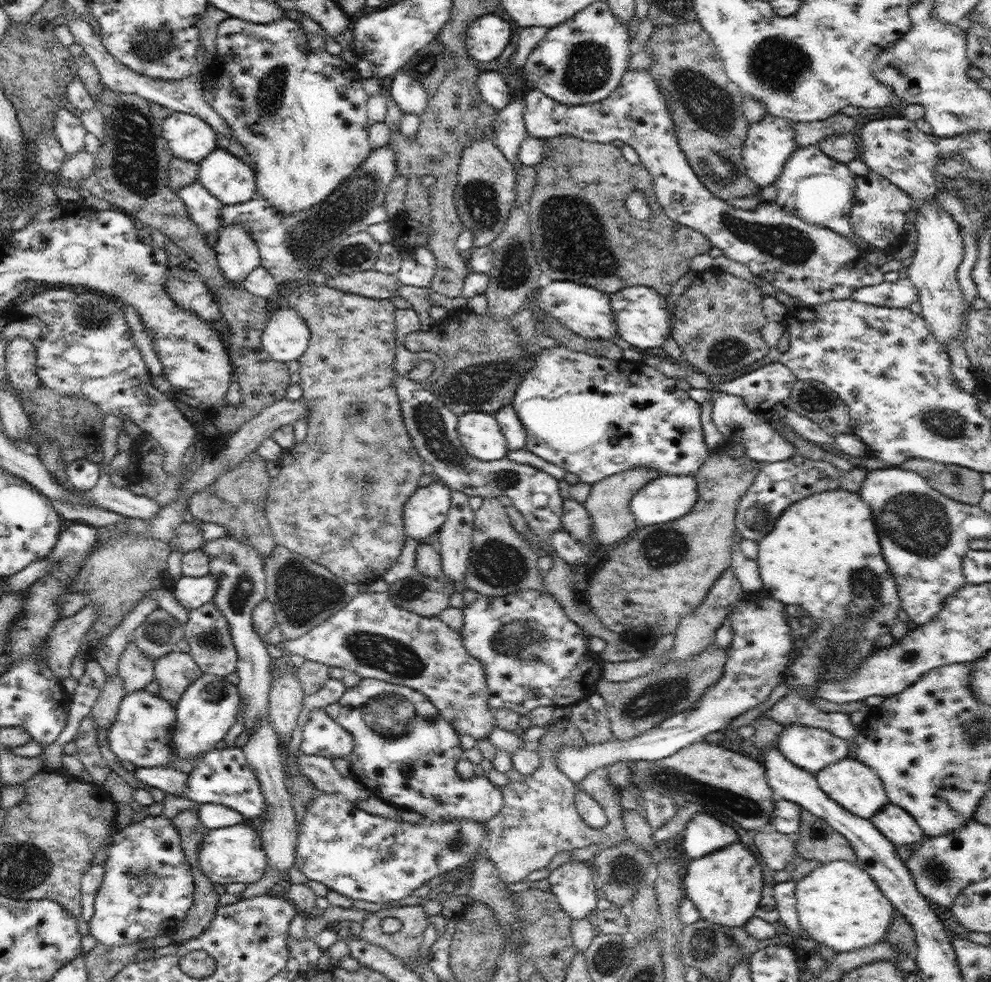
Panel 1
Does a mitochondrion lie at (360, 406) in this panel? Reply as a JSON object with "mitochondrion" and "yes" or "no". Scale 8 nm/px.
{"mitochondrion":"yes"}

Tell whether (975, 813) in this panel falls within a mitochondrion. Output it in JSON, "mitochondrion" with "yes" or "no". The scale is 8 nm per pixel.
{"mitochondrion":"no"}

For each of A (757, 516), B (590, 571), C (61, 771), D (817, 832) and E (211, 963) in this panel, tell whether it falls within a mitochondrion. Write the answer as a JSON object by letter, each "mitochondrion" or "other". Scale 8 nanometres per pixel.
{"A":"mitochondrion","B":"other","C":"other","D":"mitochondrion","E":"other"}

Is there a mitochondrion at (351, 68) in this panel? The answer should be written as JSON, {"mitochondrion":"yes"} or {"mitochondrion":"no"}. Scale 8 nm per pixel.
{"mitochondrion":"no"}

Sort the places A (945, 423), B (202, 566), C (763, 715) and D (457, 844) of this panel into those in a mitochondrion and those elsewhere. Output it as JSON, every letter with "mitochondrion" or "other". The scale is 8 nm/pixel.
{"A":"mitochondrion","B":"other","C":"other","D":"mitochondrion"}

